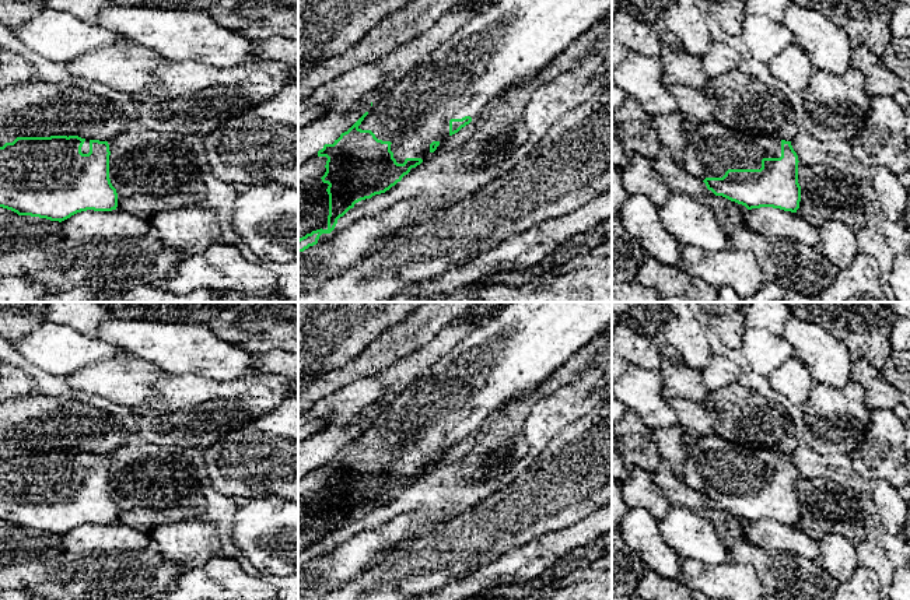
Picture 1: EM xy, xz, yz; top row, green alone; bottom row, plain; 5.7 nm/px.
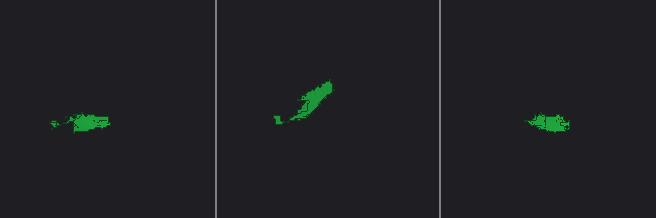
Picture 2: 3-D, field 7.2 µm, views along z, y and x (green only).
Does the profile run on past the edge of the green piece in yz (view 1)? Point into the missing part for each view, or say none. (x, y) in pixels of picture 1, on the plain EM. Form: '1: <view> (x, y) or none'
1: yz (713, 462)

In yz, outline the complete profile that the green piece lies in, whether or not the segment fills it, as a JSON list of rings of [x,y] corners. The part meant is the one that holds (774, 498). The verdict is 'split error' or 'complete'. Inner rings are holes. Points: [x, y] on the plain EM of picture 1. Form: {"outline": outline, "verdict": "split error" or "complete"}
{"outline": [[[713,432],[689,439],[680,480],[715,509],[748,523],[773,520],[797,526],[798,476],[791,455],[731,443]]], "verdict": "split error"}

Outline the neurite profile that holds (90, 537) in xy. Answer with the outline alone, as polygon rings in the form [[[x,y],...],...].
[[[87,523],[62,534],[63,551],[80,555],[97,551],[140,551],[147,547],[150,547],[148,531],[122,523]]]

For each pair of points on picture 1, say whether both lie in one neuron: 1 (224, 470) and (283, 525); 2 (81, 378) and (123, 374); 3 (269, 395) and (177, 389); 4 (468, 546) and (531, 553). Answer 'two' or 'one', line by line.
1: two
2: one
3: one
4: two

